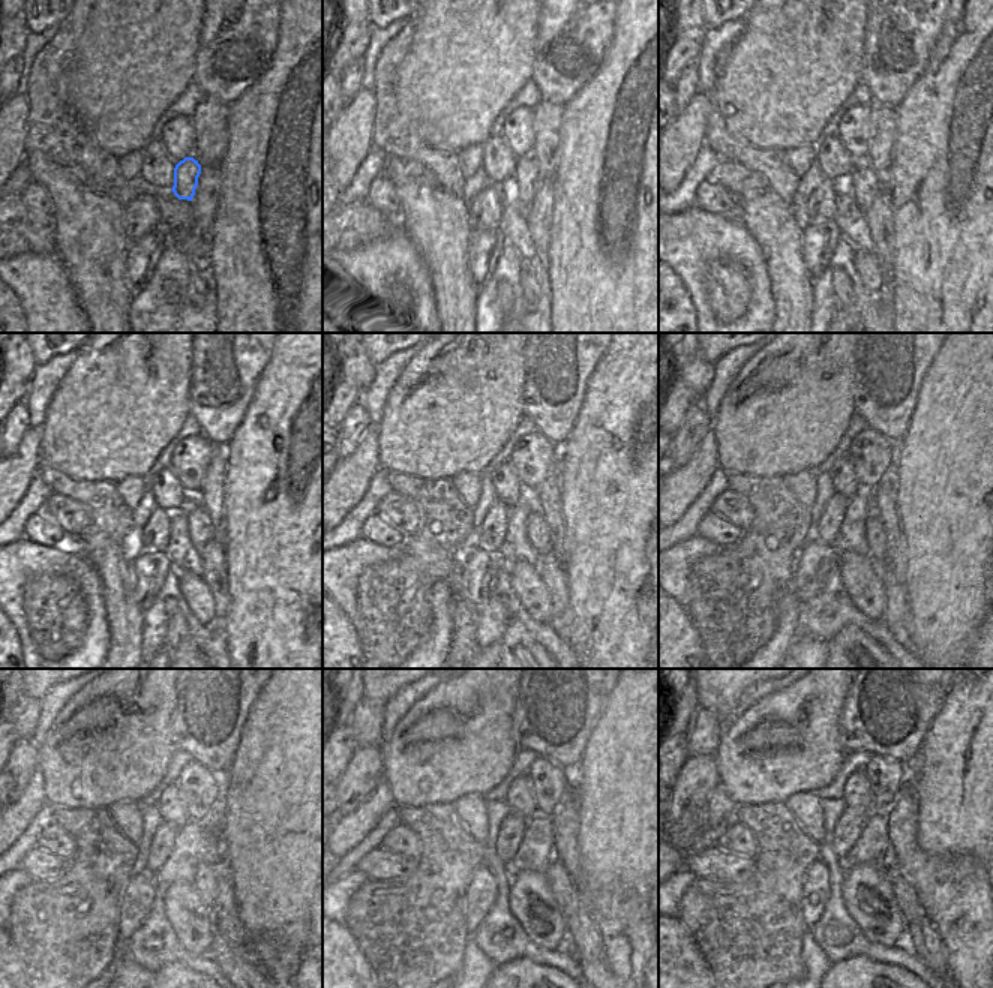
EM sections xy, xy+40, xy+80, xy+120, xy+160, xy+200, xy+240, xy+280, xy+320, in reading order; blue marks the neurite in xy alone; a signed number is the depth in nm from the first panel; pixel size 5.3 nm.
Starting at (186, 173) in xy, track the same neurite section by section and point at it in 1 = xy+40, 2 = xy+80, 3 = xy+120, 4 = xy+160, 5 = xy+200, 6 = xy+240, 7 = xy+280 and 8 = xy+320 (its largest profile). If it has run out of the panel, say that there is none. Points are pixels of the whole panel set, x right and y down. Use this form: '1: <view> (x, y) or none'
1: xy+40 (527, 177)
2: xy+80 (863, 182)
3: xy+120 (200, 526)
4: xy+160 (536, 528)
5: xy+200 (873, 531)
6: xy+240 (206, 876)
7: xy+280 (563, 889)
8: xy+320 (908, 903)

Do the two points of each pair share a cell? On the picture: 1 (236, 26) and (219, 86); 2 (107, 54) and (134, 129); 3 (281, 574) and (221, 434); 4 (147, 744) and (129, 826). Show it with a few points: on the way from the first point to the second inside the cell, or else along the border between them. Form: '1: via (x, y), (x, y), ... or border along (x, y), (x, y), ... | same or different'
1: via (237, 41), (212, 65), (212, 71) | same
2: via (117, 72), (117, 111) | same
3: border along (245, 414), (225, 446) | different
4: border along (143, 801), (119, 801), (108, 808) | different

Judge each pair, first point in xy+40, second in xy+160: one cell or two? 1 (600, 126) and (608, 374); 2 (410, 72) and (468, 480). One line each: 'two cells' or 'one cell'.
1: one cell
2: two cells

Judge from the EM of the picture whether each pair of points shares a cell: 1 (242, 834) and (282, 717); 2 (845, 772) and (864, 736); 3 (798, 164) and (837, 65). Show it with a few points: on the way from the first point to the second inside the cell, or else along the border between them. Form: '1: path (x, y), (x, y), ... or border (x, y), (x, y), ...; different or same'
1: path (267, 805), (282, 790), (282, 745); same
2: border (846, 753), (867, 751), (872, 754); different
3: border (815, 144), (791, 147), (786, 152); different

